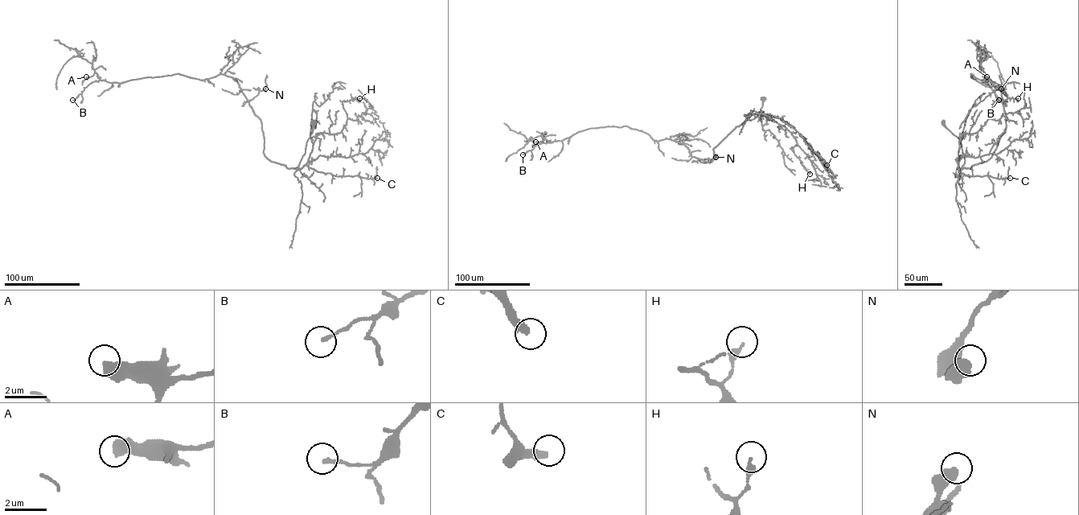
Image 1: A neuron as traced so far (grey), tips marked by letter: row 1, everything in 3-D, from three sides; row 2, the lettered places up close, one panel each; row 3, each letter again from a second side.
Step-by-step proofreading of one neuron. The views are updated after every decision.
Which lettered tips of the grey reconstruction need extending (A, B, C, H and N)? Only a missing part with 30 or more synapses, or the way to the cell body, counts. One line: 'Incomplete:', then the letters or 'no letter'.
Incomplete: C

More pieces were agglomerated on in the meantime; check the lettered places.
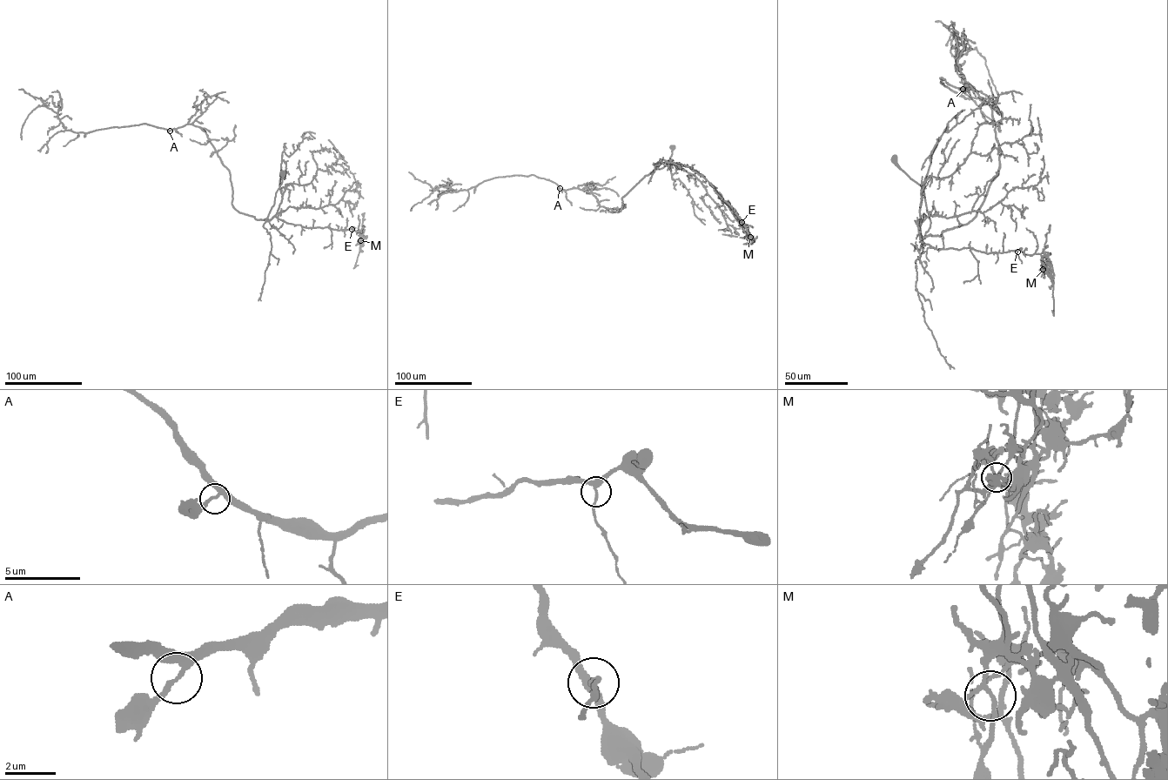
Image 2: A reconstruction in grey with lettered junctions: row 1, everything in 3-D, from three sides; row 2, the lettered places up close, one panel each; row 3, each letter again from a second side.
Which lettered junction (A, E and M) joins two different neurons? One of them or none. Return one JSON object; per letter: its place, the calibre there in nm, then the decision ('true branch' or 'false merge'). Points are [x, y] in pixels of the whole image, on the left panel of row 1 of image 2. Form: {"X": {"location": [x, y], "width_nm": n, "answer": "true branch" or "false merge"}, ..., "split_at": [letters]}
{"A": {"location": [170, 131], "width_nm": 200, "answer": "true branch"}, "E": {"location": [352, 229], "width_nm": 280, "answer": "true branch"}, "M": {"location": [360, 240], "width_nm": 130, "answer": "false merge"}, "split_at": ["M"]}

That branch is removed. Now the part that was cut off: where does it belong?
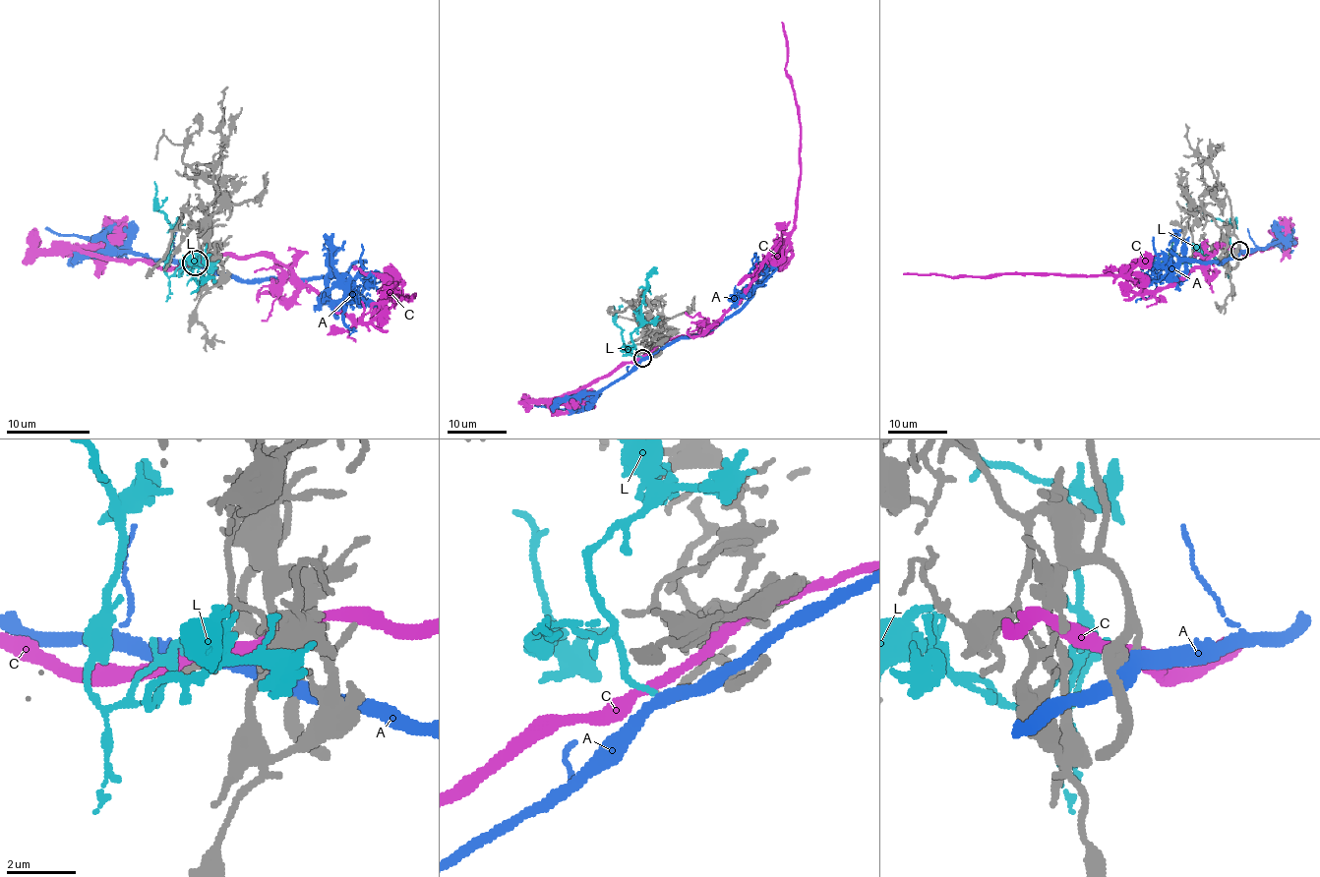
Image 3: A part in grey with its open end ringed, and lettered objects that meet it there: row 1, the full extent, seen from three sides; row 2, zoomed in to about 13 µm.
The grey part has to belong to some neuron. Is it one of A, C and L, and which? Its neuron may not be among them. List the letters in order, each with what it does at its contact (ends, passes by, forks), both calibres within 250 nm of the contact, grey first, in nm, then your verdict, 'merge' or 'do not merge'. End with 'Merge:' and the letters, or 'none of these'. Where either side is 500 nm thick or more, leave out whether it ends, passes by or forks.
A: it passes by | 200/400 nm | do not merge
C: it passes by | 190/320 nm | do not merge
L: it ends | 190/170 nm | merge
Merge: L

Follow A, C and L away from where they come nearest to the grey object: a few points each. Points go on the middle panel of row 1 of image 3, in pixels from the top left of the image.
A: (642, 358), (677, 340), (702, 336), (728, 320), (746, 302), (751, 280), (749, 273), (756, 261), (753, 254)
C: (641, 358), (662, 342), (708, 332), (792, 230), (800, 117), (785, 68), (782, 22)
L: (642, 358), (635, 349), (624, 346), (621, 349), (627, 346), (622, 329), (614, 321), (613, 306)

